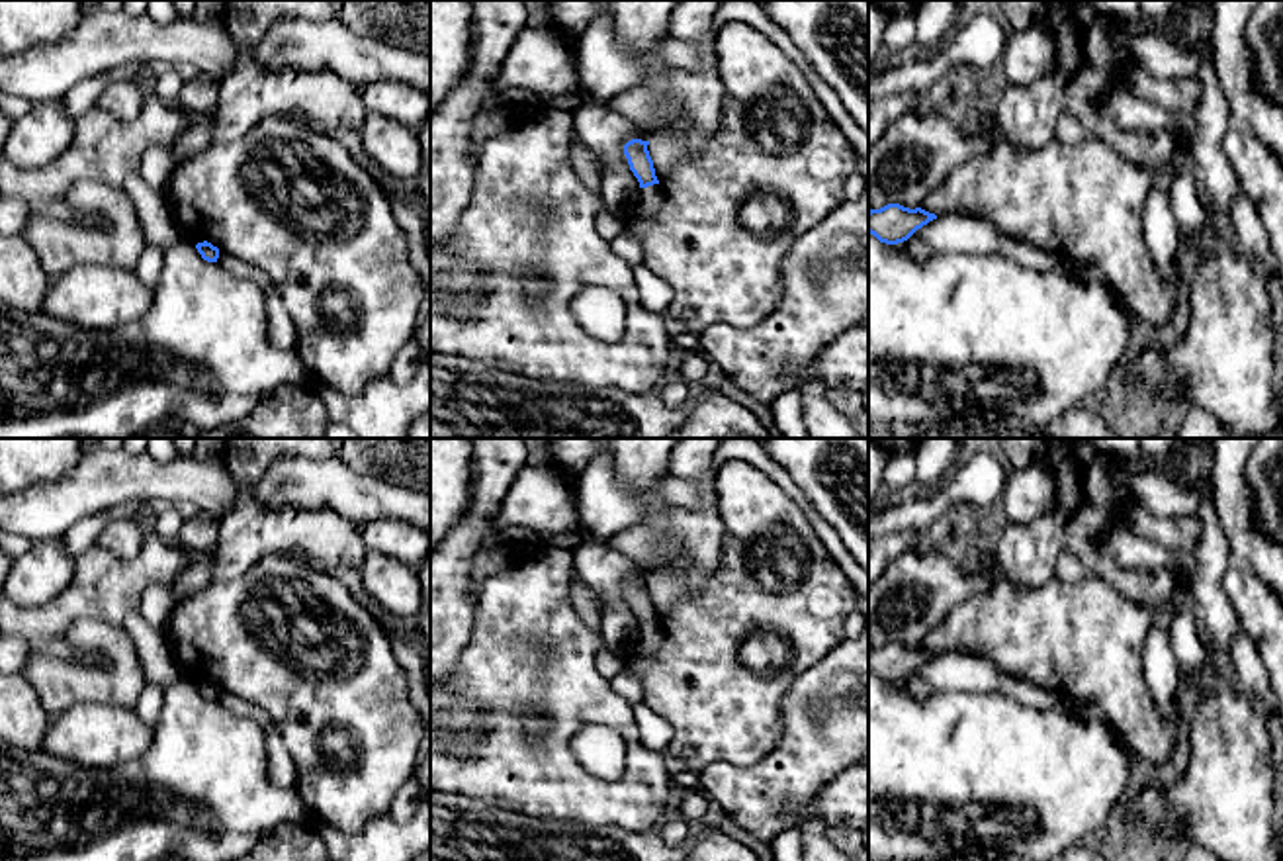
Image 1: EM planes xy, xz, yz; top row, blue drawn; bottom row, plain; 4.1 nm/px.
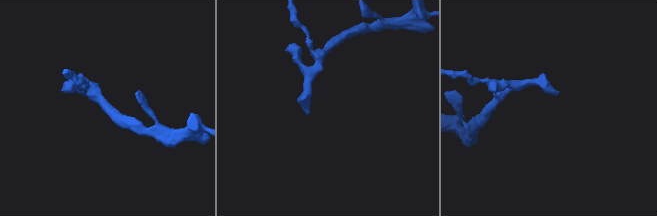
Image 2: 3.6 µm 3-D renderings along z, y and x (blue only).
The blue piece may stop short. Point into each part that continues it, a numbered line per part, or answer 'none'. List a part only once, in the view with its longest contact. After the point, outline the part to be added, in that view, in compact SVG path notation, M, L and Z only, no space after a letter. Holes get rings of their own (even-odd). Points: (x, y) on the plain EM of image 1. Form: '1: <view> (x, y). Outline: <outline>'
1: xz (650, 638). Outline: M659 622L647 624L640 628L640 654L643 657L649 657L653 652L661 648L661 632L659 632Z

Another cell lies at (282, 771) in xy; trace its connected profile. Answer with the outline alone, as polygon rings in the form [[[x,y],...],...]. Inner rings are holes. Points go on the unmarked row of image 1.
[[[219,691],[217,702],[233,714],[254,720],[264,730],[270,781],[280,787],[295,787],[295,763],[272,718],[260,706],[237,697],[231,691]]]

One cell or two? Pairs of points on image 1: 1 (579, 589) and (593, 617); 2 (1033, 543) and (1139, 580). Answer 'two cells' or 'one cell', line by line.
1: one cell
2: one cell

